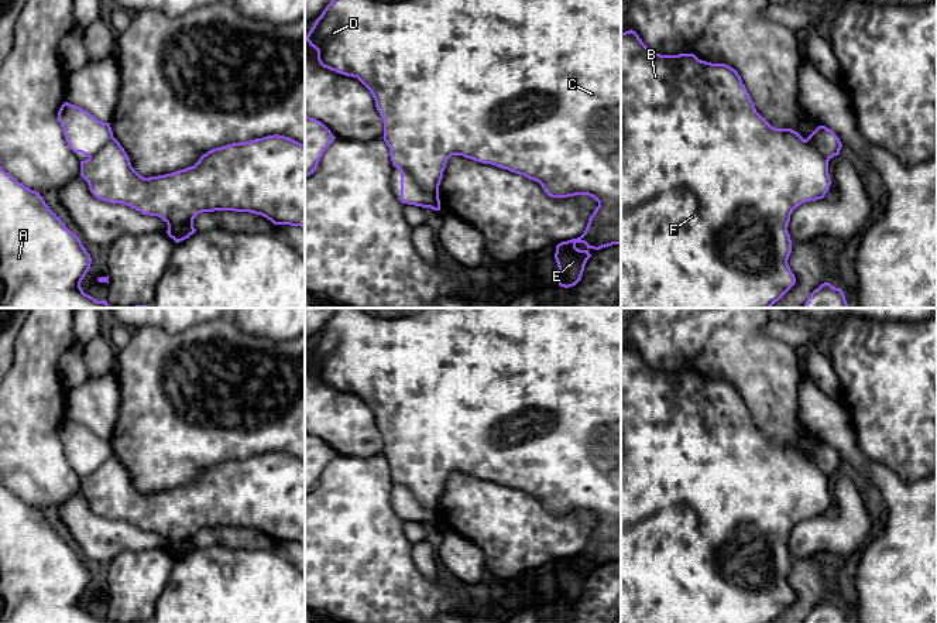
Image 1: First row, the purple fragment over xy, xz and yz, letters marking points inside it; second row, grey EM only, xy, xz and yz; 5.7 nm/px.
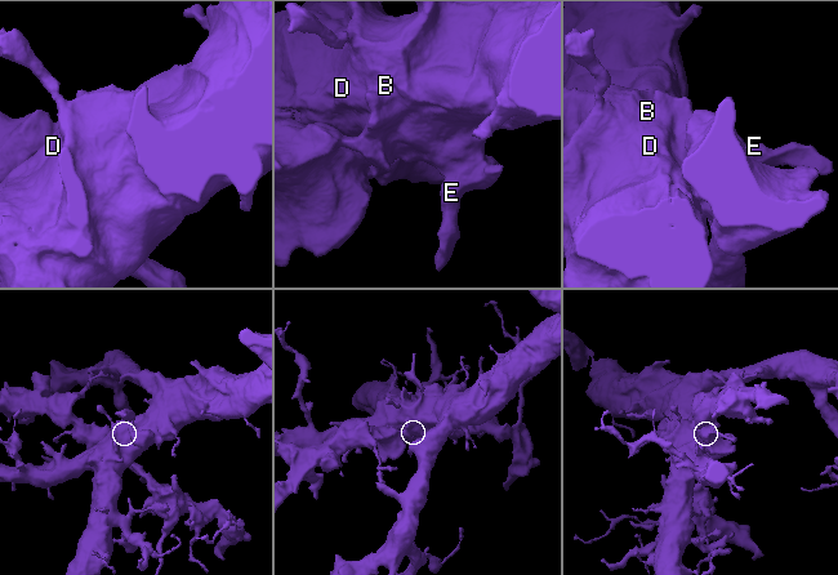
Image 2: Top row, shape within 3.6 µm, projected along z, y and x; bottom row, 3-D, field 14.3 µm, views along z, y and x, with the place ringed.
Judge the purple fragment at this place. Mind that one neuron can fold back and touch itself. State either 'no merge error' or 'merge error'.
merge error

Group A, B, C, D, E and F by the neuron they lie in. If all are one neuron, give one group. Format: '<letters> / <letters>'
A / B C D E F

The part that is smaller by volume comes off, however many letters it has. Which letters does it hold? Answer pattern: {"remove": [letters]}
{"remove": ["A"]}

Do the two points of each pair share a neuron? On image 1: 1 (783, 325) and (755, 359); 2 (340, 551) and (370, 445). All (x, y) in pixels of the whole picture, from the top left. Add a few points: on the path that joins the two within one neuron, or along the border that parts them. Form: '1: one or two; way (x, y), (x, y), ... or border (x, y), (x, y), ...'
1: two; border (762, 327), (766, 335), (782, 339), (800, 351)
2: two; border (336, 452), (357, 457), (381, 455)

